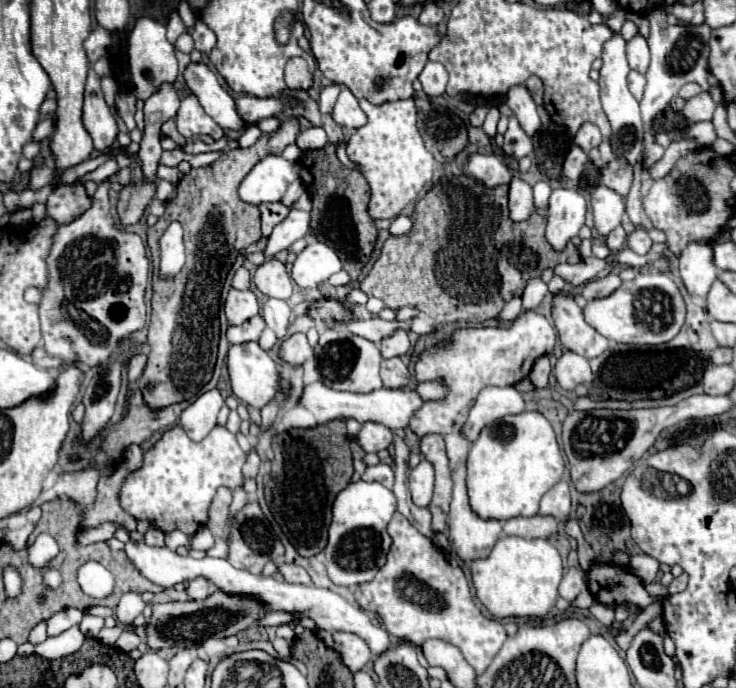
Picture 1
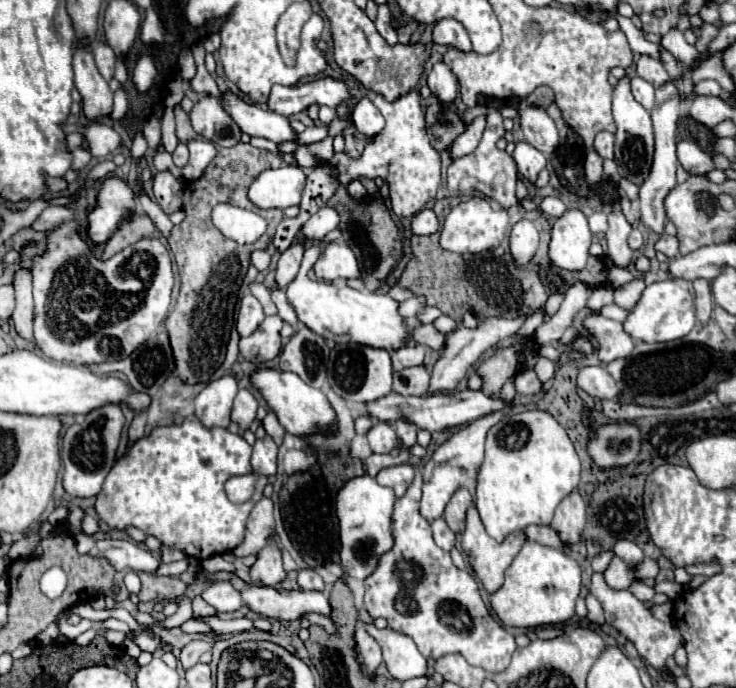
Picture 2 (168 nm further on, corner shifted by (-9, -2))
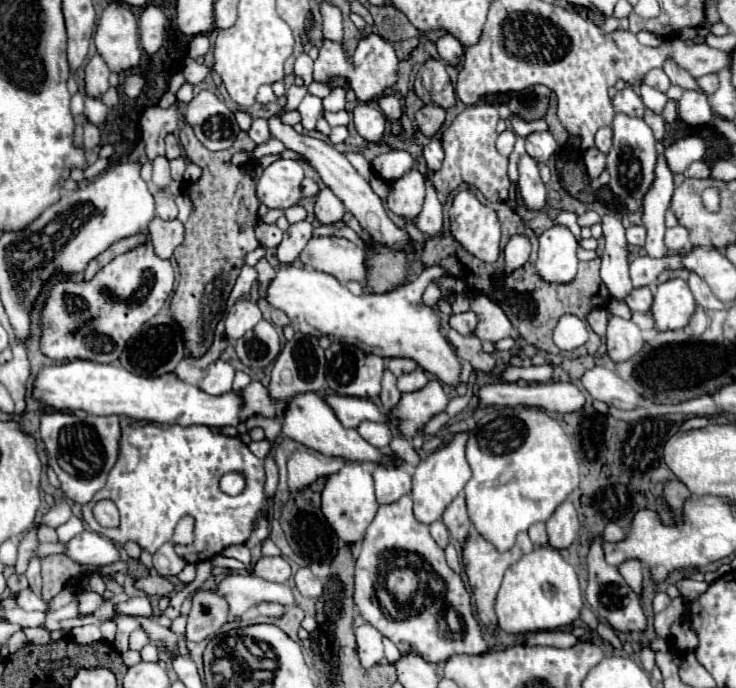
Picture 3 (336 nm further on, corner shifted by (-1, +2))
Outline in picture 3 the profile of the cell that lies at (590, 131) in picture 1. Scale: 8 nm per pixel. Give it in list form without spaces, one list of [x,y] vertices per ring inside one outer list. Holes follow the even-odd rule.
[[[599,128],[595,134],[595,148],[599,148],[603,154],[611,148],[611,128]]]

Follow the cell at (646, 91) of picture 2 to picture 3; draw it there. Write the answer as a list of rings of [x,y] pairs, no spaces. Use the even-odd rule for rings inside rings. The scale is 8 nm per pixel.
[[[629,84],[615,94],[615,98],[613,98],[613,108],[619,110],[619,112],[631,114],[631,116],[643,116],[643,114],[645,114],[645,106],[643,106],[641,96],[639,96],[637,90],[635,90],[633,86],[629,86]]]

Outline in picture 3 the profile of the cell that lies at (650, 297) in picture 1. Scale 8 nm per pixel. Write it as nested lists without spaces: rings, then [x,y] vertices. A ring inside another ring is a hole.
[[[669,278],[667,282],[657,284],[649,314],[659,332],[679,330],[689,322],[695,306],[697,304],[687,282],[681,278]]]

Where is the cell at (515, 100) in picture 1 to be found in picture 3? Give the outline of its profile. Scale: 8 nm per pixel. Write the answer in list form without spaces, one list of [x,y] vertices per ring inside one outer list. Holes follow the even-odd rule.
[[[551,132],[529,134],[525,138],[525,144],[527,144],[527,154],[531,154],[531,158],[535,158],[537,162],[545,162],[557,150],[557,142]]]

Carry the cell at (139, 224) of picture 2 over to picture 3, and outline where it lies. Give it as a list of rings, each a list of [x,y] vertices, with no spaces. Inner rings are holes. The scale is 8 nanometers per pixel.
[[[139,232],[139,234],[133,234],[133,236],[129,236],[129,238],[123,238],[123,240],[115,242],[113,246],[109,246],[105,252],[101,252],[95,260],[91,260],[91,262],[87,264],[87,268],[85,268],[85,278],[93,278],[93,274],[95,274],[97,270],[101,270],[107,262],[111,262],[115,256],[119,256],[119,254],[123,254],[123,252],[127,252],[127,250],[133,250],[135,246],[143,244],[145,240],[147,240],[147,236]]]

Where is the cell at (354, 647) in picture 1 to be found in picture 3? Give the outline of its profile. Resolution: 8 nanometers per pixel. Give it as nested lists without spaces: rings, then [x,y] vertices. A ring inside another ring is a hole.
[[[363,624],[355,628],[357,648],[359,648],[359,660],[365,668],[371,668],[383,660],[383,642],[381,632],[373,628],[371,624]]]

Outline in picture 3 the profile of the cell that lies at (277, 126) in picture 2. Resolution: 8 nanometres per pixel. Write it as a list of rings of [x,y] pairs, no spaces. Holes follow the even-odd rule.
[[[271,116],[271,118],[267,118],[267,122],[269,122],[269,132],[271,132],[271,136],[277,138],[277,140],[281,140],[287,150],[293,150],[293,152],[297,152],[297,154],[301,154],[301,156],[305,158],[305,162],[321,176],[323,184],[345,204],[345,210],[349,210],[349,212],[359,220],[361,228],[363,228],[375,242],[385,244],[385,246],[393,248],[393,250],[399,250],[399,248],[403,250],[403,248],[407,248],[407,246],[411,244],[409,234],[407,234],[403,228],[399,228],[395,222],[391,222],[391,218],[387,216],[387,212],[385,212],[385,208],[383,208],[381,198],[371,190],[369,182],[357,174],[357,170],[347,162],[347,158],[343,158],[341,152],[337,152],[337,150],[335,150],[333,146],[329,146],[327,142],[317,140],[317,138],[305,134],[305,132],[303,132],[303,134],[295,132],[293,126],[283,124],[279,116]]]

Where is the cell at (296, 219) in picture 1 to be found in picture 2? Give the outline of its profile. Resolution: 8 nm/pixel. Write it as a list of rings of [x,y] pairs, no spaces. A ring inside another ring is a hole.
[[[323,206],[303,224],[305,240],[323,240],[331,230],[339,226],[339,212],[331,206]]]

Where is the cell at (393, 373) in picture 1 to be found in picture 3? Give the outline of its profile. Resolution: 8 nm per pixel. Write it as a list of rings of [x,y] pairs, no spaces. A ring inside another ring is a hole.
[[[415,370],[415,372],[409,372],[409,374],[401,374],[397,378],[397,388],[401,392],[415,392],[415,390],[423,388],[427,382],[429,382],[427,374],[423,370]]]

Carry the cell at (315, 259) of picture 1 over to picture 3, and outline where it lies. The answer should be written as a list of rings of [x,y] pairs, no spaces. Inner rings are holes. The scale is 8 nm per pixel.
[[[335,236],[311,238],[301,252],[301,262],[309,268],[335,276],[341,284],[349,280],[365,280],[365,248]]]

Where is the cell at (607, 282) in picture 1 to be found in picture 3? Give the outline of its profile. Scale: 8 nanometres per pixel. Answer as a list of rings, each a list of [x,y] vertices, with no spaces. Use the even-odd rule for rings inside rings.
[[[651,286],[633,288],[633,290],[625,296],[625,304],[627,304],[631,310],[635,310],[635,312],[649,312],[651,294],[653,294],[653,288],[651,288]]]

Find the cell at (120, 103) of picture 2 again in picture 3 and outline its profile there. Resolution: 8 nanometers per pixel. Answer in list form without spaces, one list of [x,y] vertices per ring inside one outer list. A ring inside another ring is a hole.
[[[91,96],[85,98],[85,116],[91,124],[95,126],[101,124],[107,118],[107,112],[109,112],[109,106],[101,98],[91,98]]]

